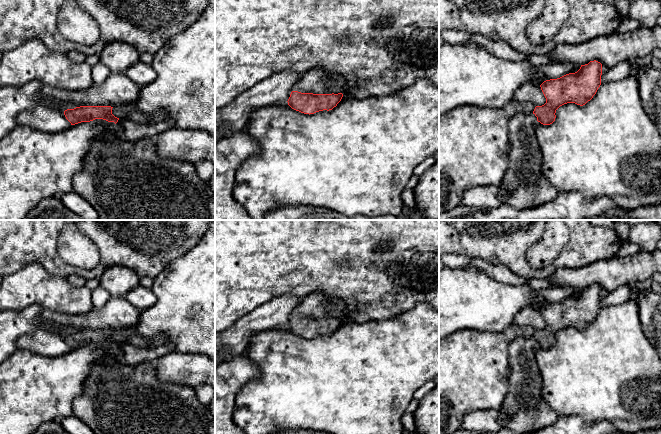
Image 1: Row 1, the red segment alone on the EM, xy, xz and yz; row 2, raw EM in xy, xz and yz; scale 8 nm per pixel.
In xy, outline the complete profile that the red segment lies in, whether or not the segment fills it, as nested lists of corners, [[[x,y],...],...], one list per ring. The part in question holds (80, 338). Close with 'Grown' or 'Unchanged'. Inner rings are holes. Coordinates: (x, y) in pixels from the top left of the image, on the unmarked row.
[[[80,330],[64,335],[71,349],[93,345],[103,352],[103,357],[94,363],[90,370],[84,392],[72,403],[72,415],[83,421],[95,434],[215,434],[215,419],[208,406],[198,400],[194,388],[160,381],[156,376],[153,362],[124,364],[117,351],[119,342],[112,338],[112,332]]]. Grown

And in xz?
[[[311,293],[302,298],[287,326],[292,333],[304,338],[329,335],[341,325],[346,311],[342,300]]]. Grown

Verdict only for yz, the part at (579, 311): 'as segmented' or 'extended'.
extended

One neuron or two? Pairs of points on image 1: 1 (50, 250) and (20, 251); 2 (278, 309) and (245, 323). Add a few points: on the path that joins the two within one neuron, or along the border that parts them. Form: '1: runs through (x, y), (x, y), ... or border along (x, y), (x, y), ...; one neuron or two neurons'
1: runs through (43, 250), (27, 250); one neuron
2: runs through (270, 315), (253, 322); one neuron

